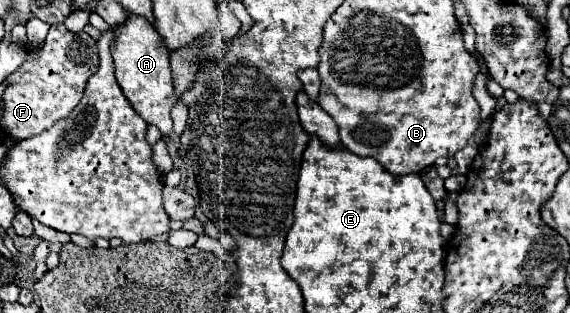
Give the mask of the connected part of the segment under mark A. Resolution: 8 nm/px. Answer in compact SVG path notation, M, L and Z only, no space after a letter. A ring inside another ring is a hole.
M128 17L124 25L114 29L114 41L110 47L114 67L116 67L116 81L122 87L126 99L134 107L134 111L148 121L148 125L156 125L160 133L166 137L172 131L172 117L170 109L176 105L176 89L172 81L172 69L170 69L170 51L166 51L166 45L162 43L162 37L152 29L144 17Z

